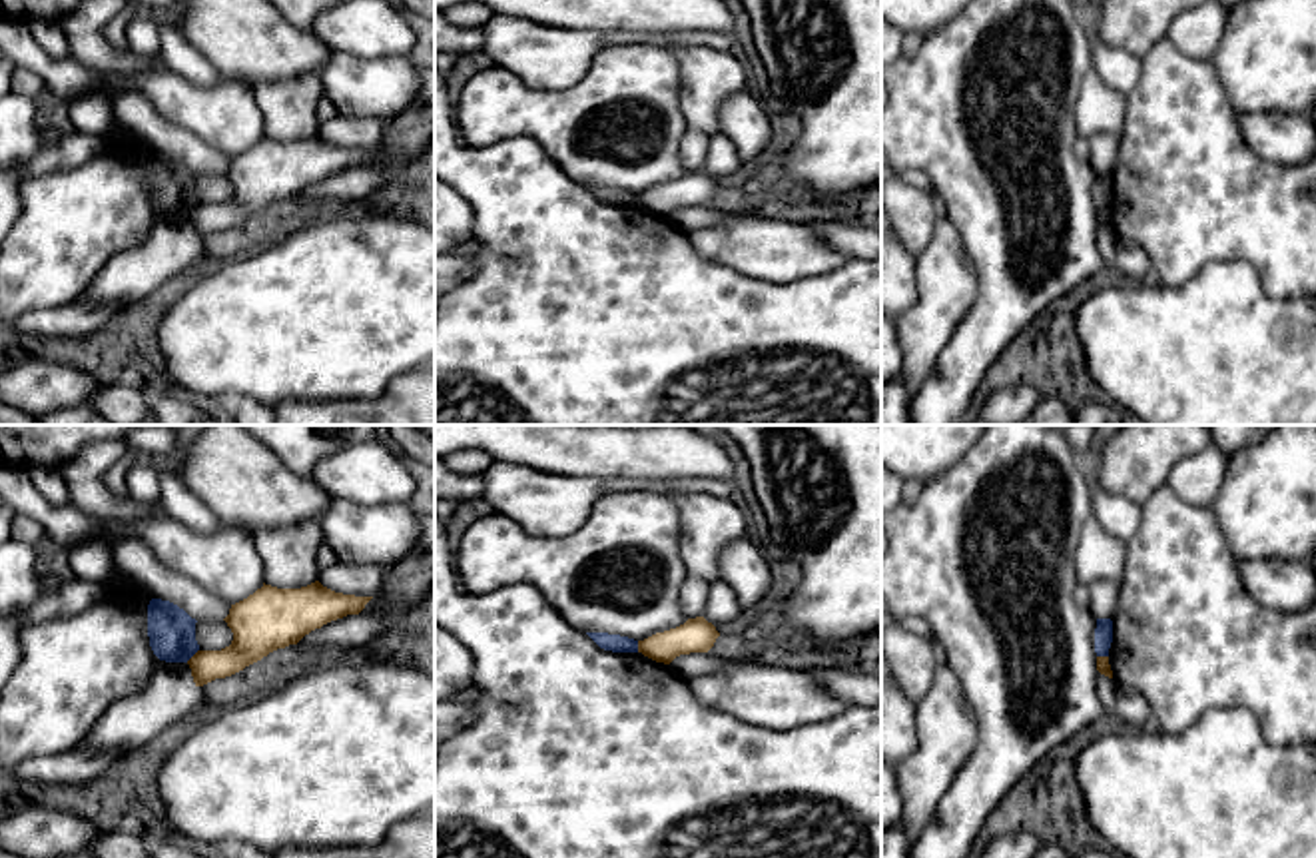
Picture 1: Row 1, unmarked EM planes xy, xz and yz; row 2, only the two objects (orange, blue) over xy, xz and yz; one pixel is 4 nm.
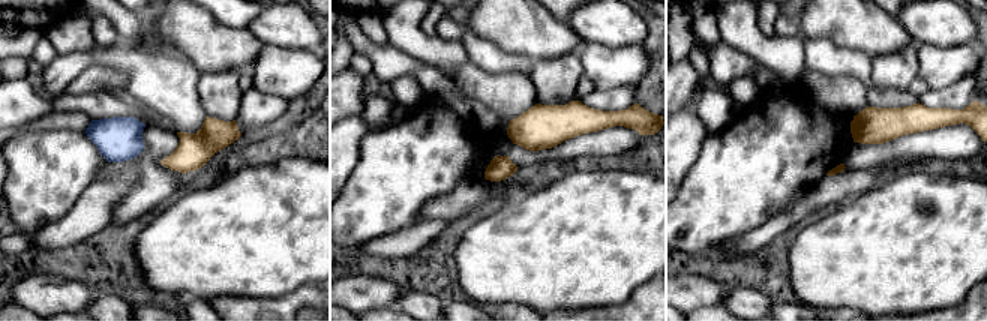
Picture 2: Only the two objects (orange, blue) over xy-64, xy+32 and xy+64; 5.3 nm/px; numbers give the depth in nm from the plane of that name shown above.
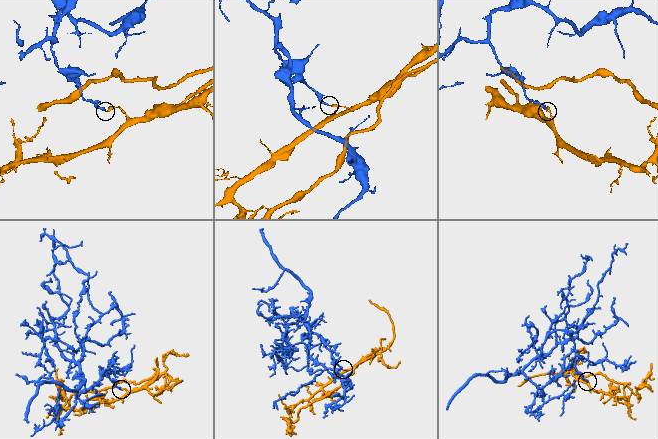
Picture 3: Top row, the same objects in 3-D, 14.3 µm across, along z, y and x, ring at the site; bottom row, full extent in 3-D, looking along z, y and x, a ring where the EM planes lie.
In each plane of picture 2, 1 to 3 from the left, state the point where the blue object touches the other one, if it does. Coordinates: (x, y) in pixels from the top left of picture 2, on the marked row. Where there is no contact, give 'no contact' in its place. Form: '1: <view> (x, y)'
1: no contact
2: no contact
3: no contact

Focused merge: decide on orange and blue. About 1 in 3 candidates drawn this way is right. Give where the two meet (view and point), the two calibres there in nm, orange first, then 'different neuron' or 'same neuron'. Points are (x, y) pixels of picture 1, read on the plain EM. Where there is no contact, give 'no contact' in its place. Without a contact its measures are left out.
meets orange in xy at (194, 208); 160 nm thick on the orange side, 190 nm on the other; different neuron

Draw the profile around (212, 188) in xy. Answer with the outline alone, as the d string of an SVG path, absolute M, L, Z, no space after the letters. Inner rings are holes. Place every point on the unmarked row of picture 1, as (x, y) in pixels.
M197 174L195 194L199 204L221 204L231 198L233 186L225 174Z

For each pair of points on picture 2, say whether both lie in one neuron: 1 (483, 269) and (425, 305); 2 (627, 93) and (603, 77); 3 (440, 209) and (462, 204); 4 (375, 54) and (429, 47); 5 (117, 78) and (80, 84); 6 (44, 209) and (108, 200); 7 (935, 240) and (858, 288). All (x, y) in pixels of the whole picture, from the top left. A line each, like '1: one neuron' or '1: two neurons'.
1: two neurons
2: two neurons
3: one neuron
4: two neurons
5: one neuron
6: two neurons
7: one neuron

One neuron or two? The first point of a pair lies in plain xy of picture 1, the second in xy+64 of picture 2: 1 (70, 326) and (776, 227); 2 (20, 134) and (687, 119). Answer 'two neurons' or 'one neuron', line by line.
1: one neuron
2: two neurons

